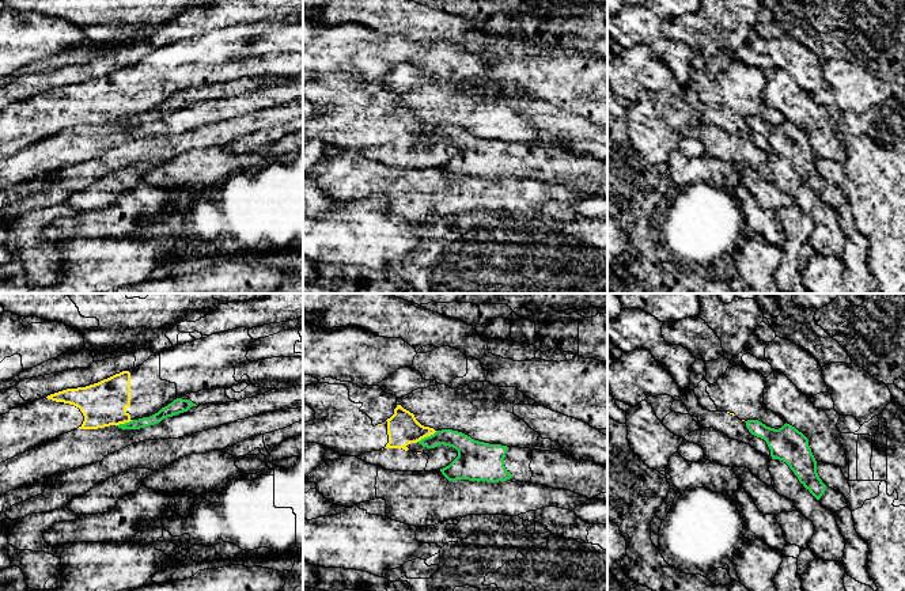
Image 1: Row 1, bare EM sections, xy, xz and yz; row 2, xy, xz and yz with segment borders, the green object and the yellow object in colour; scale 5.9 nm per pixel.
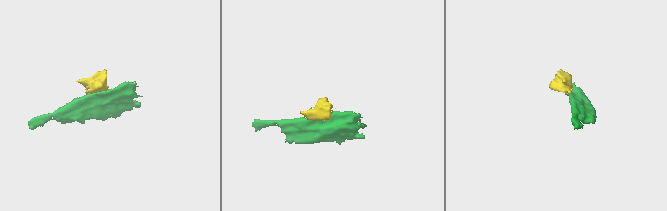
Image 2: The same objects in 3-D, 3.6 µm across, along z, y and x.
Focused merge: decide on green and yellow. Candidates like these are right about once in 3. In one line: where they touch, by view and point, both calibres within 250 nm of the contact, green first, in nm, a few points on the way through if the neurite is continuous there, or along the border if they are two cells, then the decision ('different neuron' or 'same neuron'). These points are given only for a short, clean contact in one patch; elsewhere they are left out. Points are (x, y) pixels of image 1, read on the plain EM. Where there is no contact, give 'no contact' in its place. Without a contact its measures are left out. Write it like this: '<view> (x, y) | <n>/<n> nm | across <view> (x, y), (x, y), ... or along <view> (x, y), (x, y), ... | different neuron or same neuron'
xz (427, 132) | 120/190 nm | along xz (436, 127), (416, 137) | different neuron

